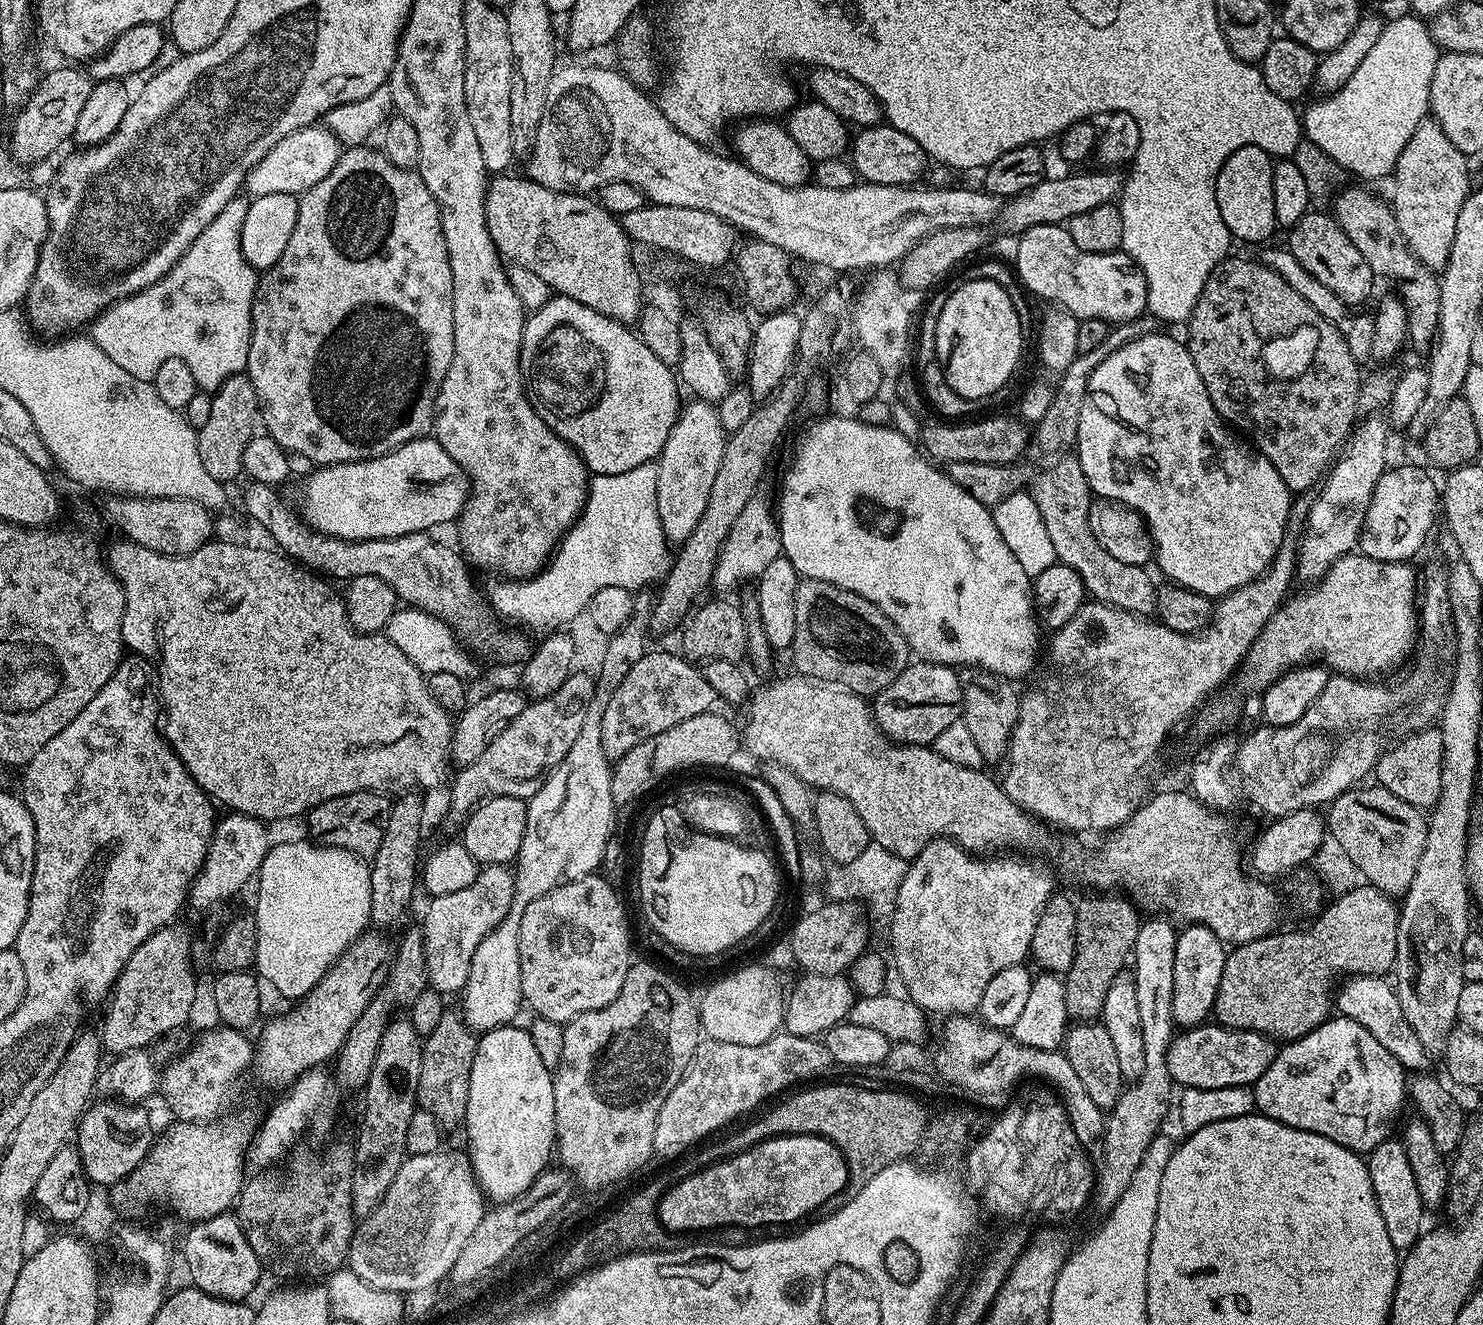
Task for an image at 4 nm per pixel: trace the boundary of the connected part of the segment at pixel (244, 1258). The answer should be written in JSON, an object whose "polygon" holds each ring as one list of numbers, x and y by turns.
{"polygon":[[225,1214,205,1220,197,1220,184,1236,184,1264,188,1267,188,1276,193,1285,201,1288,206,1294,217,1296,223,1300,247,1301,248,1295,256,1288,260,1280,262,1265,259,1258,250,1250,250,1242,246,1242,246,1234,242,1234,242,1226,236,1221,235,1215]]}

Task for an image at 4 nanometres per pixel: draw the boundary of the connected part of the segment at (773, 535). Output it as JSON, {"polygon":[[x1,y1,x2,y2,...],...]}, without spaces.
{"polygon":[[763,494,749,498,742,514,738,514,734,526,730,526,730,534,726,534,722,550,718,554,718,562,714,566,711,587,717,588,717,593,728,594,731,588,739,584,759,580,762,570,774,562,774,558,782,555,780,547,780,521,774,511,774,504,767,500]]}

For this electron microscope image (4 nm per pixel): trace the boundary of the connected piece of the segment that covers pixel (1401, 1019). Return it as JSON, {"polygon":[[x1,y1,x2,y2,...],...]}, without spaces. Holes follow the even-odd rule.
{"polygon":[[1353,976,1343,981,1344,989,1337,991,1334,996,1334,1008,1339,1015,1345,1016,1348,1020,1358,1022,1360,1026,1366,1026,1394,1058,1409,1073,1420,1074,1430,1060,1430,1053,1424,1049,1422,1042,1418,1042,1418,1034,1406,1020,1406,1014,1402,1012,1402,1002,1398,1002,1398,994,1391,983,1387,984,1384,976],[1424,1068,1424,1069,1423,1069]]}

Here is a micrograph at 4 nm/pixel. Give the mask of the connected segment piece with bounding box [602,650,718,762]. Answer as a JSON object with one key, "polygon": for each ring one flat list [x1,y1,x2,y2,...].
{"polygon":[[645,651,644,656,630,666,630,674,622,678,622,686,614,690,614,698,610,698,610,706,606,706,606,715,602,717,602,750,609,761,620,760,634,750,634,746,662,734,662,730,670,730,670,726,678,726,678,722,686,722,686,718,713,711,715,704,712,703,718,700,714,686,706,682,703,671,695,663,689,662,683,655,675,654]]}

